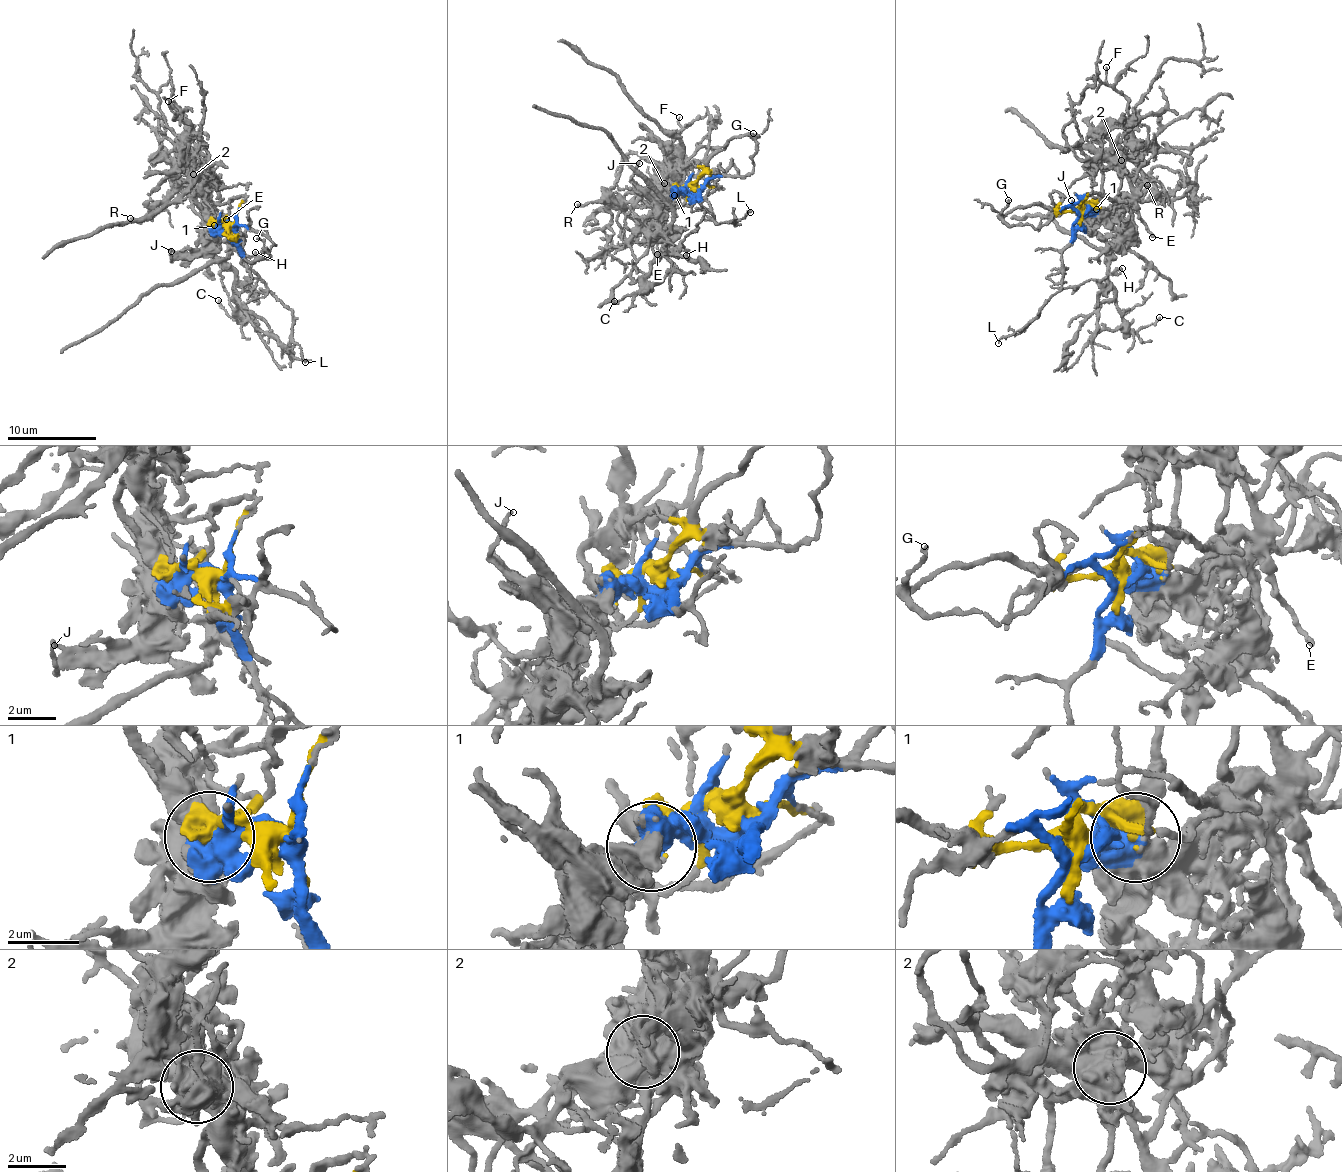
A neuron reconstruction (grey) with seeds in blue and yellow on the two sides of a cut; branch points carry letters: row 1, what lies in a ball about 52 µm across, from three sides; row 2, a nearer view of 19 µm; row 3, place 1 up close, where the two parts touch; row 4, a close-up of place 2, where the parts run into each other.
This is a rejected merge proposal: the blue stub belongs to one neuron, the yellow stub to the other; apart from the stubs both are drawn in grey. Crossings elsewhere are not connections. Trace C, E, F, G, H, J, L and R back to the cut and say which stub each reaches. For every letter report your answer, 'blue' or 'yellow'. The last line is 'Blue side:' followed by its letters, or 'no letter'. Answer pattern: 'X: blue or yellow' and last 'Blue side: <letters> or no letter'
C: blue
E: blue
F: yellow
G: yellow
H: blue
J: blue
L: blue
R: yellow
Blue side: C, E, H, J, L

